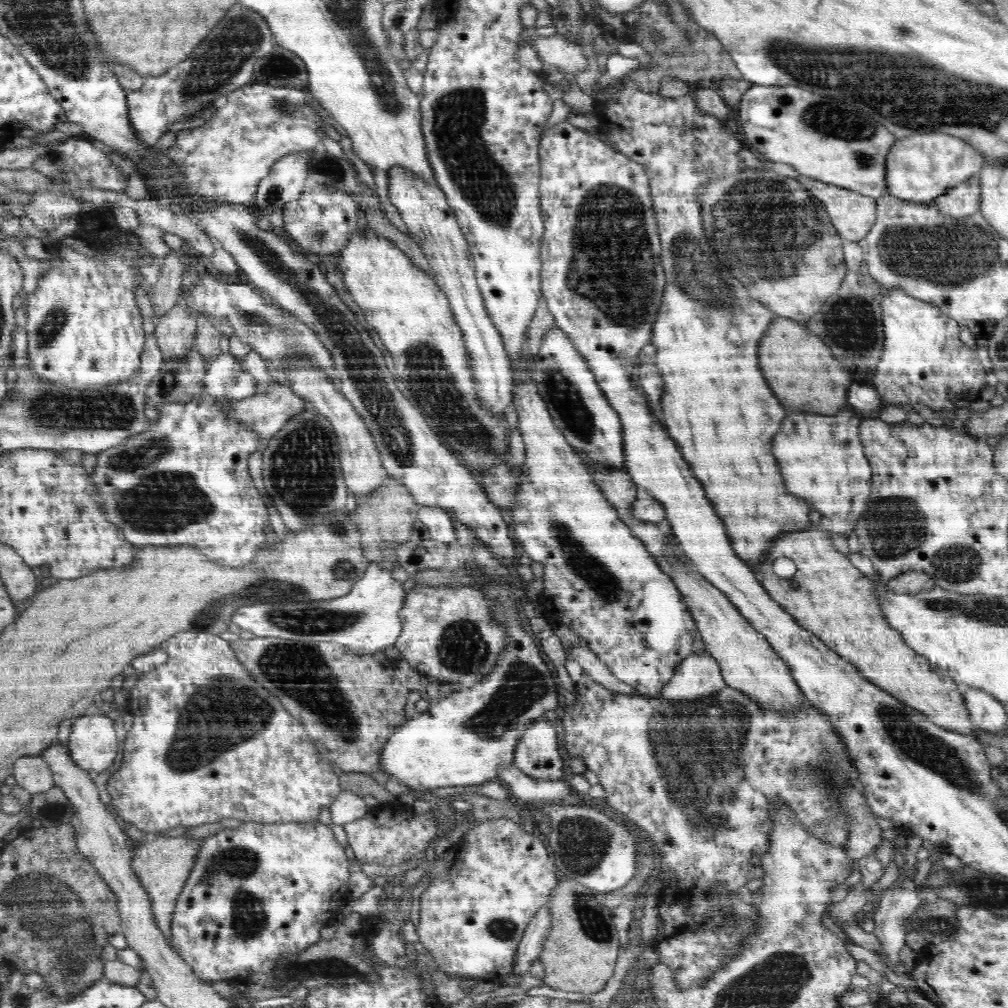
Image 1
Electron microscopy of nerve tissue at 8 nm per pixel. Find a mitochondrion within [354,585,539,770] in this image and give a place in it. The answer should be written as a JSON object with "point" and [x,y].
{"point":[461,647]}

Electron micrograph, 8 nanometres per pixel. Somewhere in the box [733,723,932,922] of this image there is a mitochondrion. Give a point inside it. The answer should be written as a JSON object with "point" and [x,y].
{"point":[827,780]}

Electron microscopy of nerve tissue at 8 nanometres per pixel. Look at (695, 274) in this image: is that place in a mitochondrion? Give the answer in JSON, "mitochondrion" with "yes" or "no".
{"mitochondrion":"yes"}

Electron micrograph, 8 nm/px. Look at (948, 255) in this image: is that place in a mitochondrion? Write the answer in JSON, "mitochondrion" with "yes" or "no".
{"mitochondrion":"yes"}

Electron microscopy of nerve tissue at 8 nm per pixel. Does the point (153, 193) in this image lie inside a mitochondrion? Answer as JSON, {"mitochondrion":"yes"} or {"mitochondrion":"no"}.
{"mitochondrion":"no"}

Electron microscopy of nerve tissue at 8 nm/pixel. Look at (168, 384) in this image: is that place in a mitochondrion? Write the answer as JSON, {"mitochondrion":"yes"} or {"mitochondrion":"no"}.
{"mitochondrion":"yes"}

